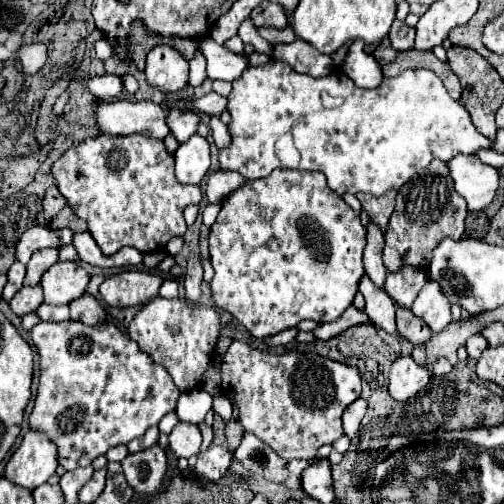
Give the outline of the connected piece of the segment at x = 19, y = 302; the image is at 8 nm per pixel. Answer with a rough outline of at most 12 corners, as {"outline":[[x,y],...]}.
{"outline":[[41,285],[21,287],[9,301],[17,315],[27,315],[43,303]]}

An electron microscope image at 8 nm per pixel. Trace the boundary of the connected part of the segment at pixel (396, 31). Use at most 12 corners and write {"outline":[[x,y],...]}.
{"outline":[[395,19],[389,31],[393,47],[413,49],[415,27]]}

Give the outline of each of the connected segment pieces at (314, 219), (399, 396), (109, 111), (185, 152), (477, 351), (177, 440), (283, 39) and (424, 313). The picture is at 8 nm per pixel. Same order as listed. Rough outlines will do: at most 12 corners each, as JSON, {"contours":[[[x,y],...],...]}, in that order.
{"contours":[[[321,173],[221,203],[215,307],[257,339],[343,315],[367,231]],[[397,357],[389,371],[389,395],[407,401],[431,379],[413,361]],[[99,101],[97,125],[113,135],[165,139],[167,111],[151,101]],[[193,135],[175,151],[175,175],[199,185],[211,167],[209,141]],[[471,335],[467,351],[471,359],[479,359],[487,341],[485,337]],[[179,421],[169,435],[177,457],[199,455],[201,431]],[[261,27],[259,33],[273,45],[293,43],[291,27]],[[431,279],[417,295],[413,315],[439,333],[451,323],[451,307]]]}

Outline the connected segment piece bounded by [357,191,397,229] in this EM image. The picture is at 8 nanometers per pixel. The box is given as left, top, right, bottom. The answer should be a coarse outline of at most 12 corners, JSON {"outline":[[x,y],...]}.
{"outline":[[397,191],[383,197],[359,195],[363,209],[381,227],[387,229],[395,207]]}

